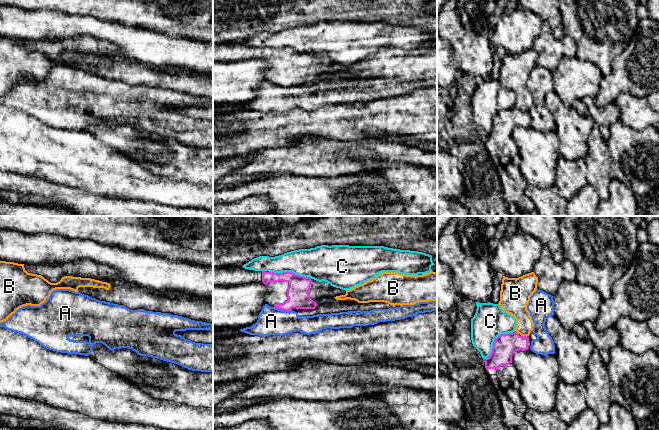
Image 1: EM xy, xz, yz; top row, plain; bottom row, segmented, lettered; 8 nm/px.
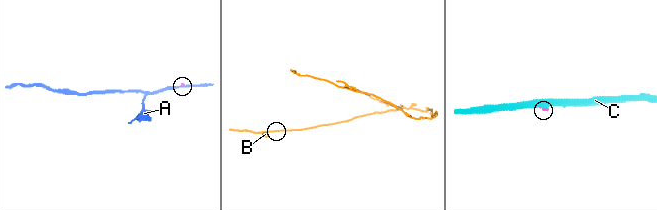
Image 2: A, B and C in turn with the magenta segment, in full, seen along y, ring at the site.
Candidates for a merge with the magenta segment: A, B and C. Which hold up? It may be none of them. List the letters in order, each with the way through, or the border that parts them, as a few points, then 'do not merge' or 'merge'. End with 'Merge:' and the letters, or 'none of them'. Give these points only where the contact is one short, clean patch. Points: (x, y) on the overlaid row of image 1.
A: border xz (274, 306), (291, 311); do not merge
B: border yz (521, 335), (527, 336); do not merge
C: do not merge
Merge: none of them

